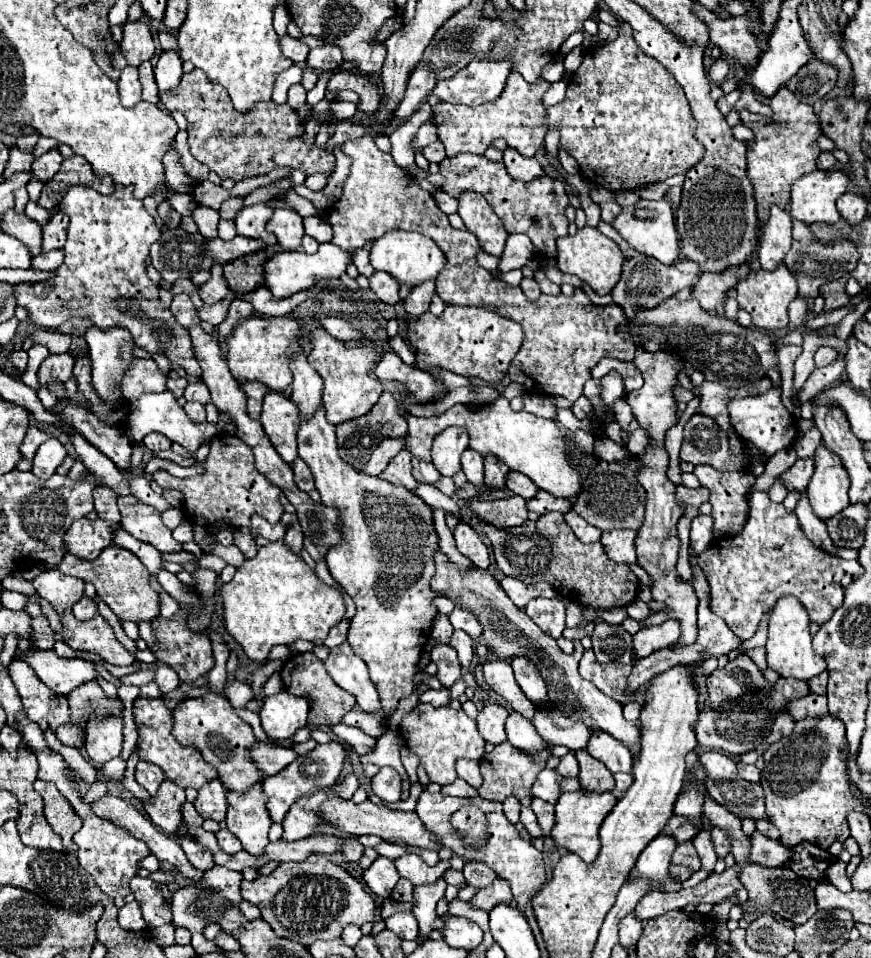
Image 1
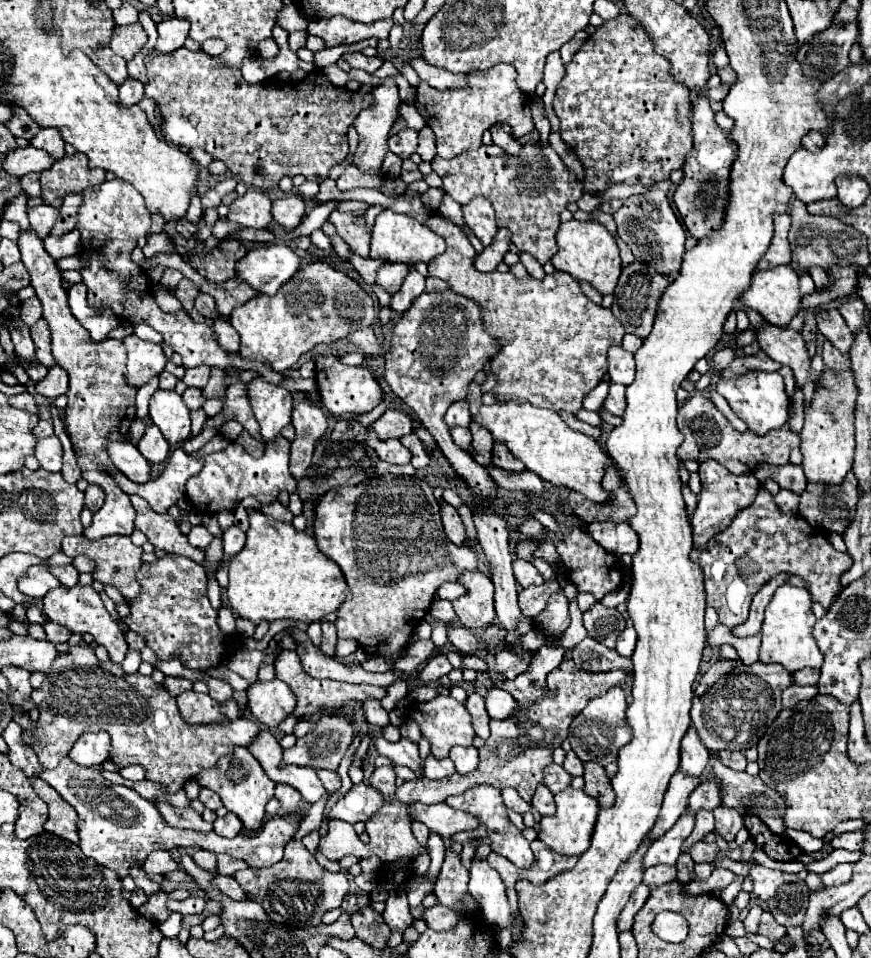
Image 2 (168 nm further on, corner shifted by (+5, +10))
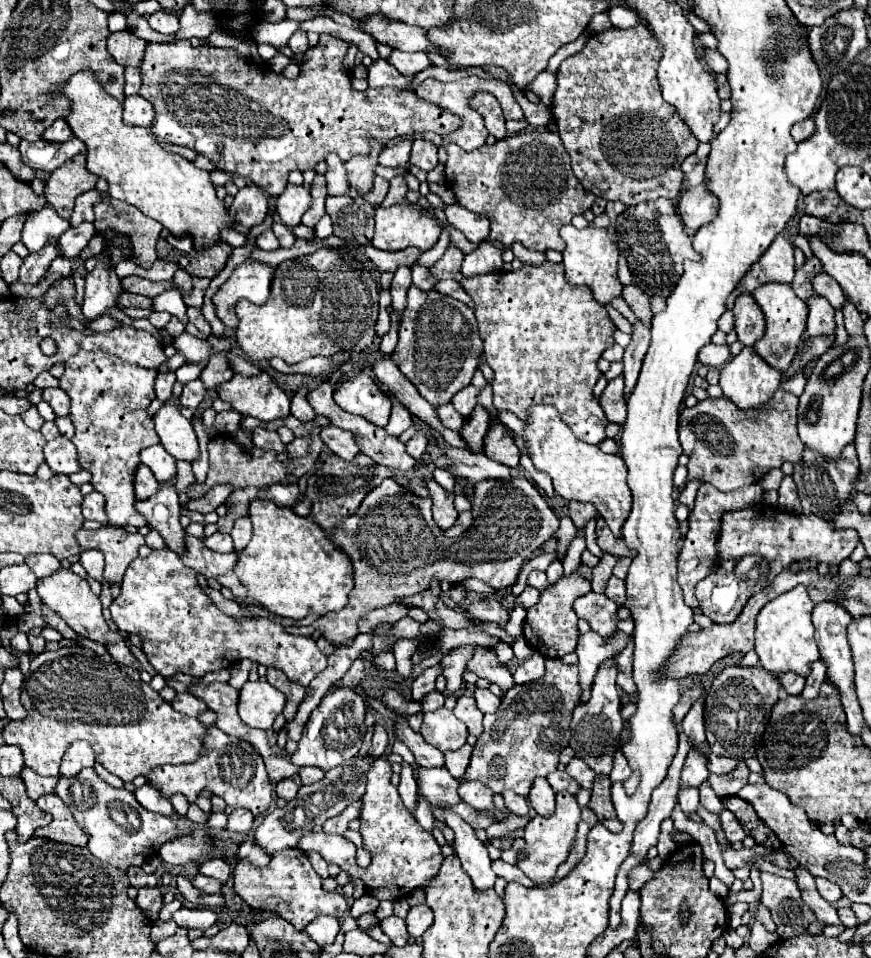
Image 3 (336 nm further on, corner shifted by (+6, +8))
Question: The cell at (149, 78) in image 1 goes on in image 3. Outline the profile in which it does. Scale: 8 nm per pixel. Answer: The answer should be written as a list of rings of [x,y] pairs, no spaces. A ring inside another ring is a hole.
[[[125,68],[125,94],[137,94],[141,88],[139,68]]]

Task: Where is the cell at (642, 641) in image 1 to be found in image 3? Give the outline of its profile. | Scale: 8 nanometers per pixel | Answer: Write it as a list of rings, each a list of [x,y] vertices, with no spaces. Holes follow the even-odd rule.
[[[617,630],[611,638],[601,638],[597,632],[587,632],[579,636],[577,642],[577,656],[579,656],[579,680],[583,688],[581,702],[585,702],[591,694],[591,682],[597,674],[597,668],[601,662],[609,660],[609,656],[617,656],[621,648],[629,644],[629,634]]]

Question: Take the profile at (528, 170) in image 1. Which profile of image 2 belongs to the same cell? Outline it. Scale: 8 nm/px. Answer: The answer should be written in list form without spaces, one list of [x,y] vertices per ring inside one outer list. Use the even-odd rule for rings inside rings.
[[[492,124],[490,132],[492,132],[492,140],[496,146],[500,146],[502,150],[506,150],[510,154],[518,154],[518,148],[520,148],[518,140],[514,136],[510,136],[500,124]]]

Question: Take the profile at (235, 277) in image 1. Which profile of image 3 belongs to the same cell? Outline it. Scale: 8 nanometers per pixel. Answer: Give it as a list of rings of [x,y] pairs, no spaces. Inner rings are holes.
[[[217,242],[211,248],[205,250],[193,250],[181,268],[189,272],[191,276],[203,276],[203,278],[215,278],[227,264],[233,248],[227,242]]]

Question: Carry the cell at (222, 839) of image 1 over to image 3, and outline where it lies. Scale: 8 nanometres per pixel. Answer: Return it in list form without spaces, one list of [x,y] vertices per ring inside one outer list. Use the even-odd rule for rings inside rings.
[[[237,808],[229,814],[229,820],[227,820],[227,826],[225,830],[229,832],[249,832],[251,826],[253,826],[253,814],[245,808]]]

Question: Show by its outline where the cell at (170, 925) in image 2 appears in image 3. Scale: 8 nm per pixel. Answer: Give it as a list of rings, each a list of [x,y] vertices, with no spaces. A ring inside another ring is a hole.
[[[181,908],[173,914],[173,922],[181,928],[199,928],[199,930],[207,930],[215,924],[217,920],[217,912],[209,910],[209,908]]]

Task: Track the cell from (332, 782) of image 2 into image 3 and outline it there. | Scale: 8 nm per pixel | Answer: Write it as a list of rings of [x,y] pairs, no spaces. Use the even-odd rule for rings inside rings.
[[[301,768],[299,770],[299,778],[301,778],[301,784],[313,784],[317,780],[321,780],[325,776],[325,772],[321,768]]]

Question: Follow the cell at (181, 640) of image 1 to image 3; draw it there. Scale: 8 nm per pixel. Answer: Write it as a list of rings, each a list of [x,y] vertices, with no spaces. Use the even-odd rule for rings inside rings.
[[[169,548],[163,550],[153,550],[147,558],[137,558],[129,564],[123,584],[121,584],[121,594],[119,598],[113,600],[109,606],[113,622],[119,626],[121,632],[129,634],[139,634],[143,640],[143,652],[151,666],[157,670],[161,676],[173,676],[177,672],[189,674],[193,678],[201,678],[207,672],[215,672],[223,668],[223,658],[229,660],[227,664],[235,664],[239,660],[253,660],[265,666],[277,666],[281,668],[289,680],[309,686],[311,680],[327,668],[327,658],[325,654],[317,648],[313,638],[307,636],[293,636],[285,632],[281,624],[277,624],[271,618],[243,618],[235,620],[227,614],[223,614],[211,600],[209,596],[201,590],[197,582],[197,570],[187,568],[181,564],[179,556],[171,552]]]

